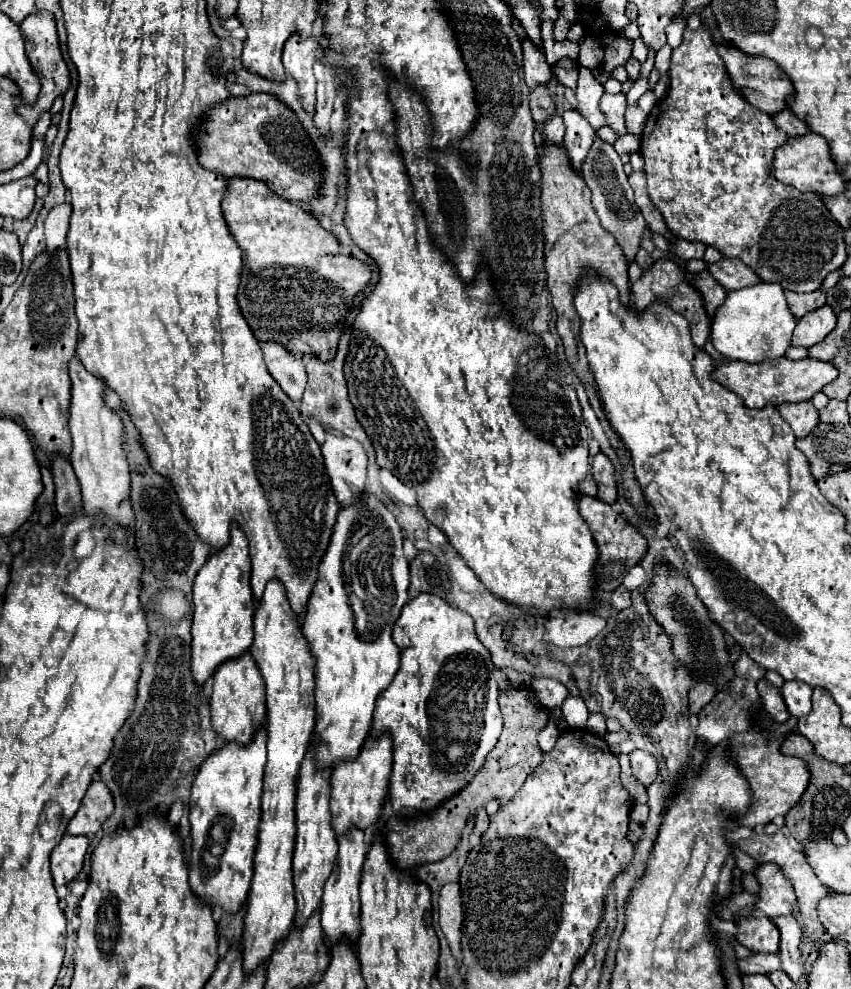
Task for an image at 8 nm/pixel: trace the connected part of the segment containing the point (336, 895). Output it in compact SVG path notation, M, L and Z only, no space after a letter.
M351 827L347 835L341 835L339 839L339 853L335 857L333 871L327 879L327 885L323 887L323 901L321 901L321 927L327 935L327 945L331 947L337 943L343 935L347 935L351 941L357 941L359 937L359 883L361 883L361 867L367 855L365 845L365 833L359 831L359 827Z

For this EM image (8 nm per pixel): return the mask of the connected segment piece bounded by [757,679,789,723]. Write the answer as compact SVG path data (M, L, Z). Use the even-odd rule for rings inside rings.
M761 679L757 683L757 689L763 697L763 707L765 711L773 717L775 723L785 723L789 719L789 711L787 711L787 705L781 697L781 691L777 687L773 687L767 679Z

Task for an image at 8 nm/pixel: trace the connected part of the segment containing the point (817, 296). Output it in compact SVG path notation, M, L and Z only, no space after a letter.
M823 289L811 291L807 295L799 295L799 293L793 293L793 291L785 291L785 297L787 297L789 307L791 307L791 311L793 311L793 315L797 319L801 319L805 313L815 311L817 307L825 305L825 291Z

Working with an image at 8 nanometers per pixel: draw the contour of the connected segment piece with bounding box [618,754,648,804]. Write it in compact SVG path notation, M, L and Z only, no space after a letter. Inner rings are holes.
M620 754L619 764L620 764L620 778L624 787L629 792L635 804L647 804L648 796L647 789L643 787L633 776L632 769L630 766L629 755Z

